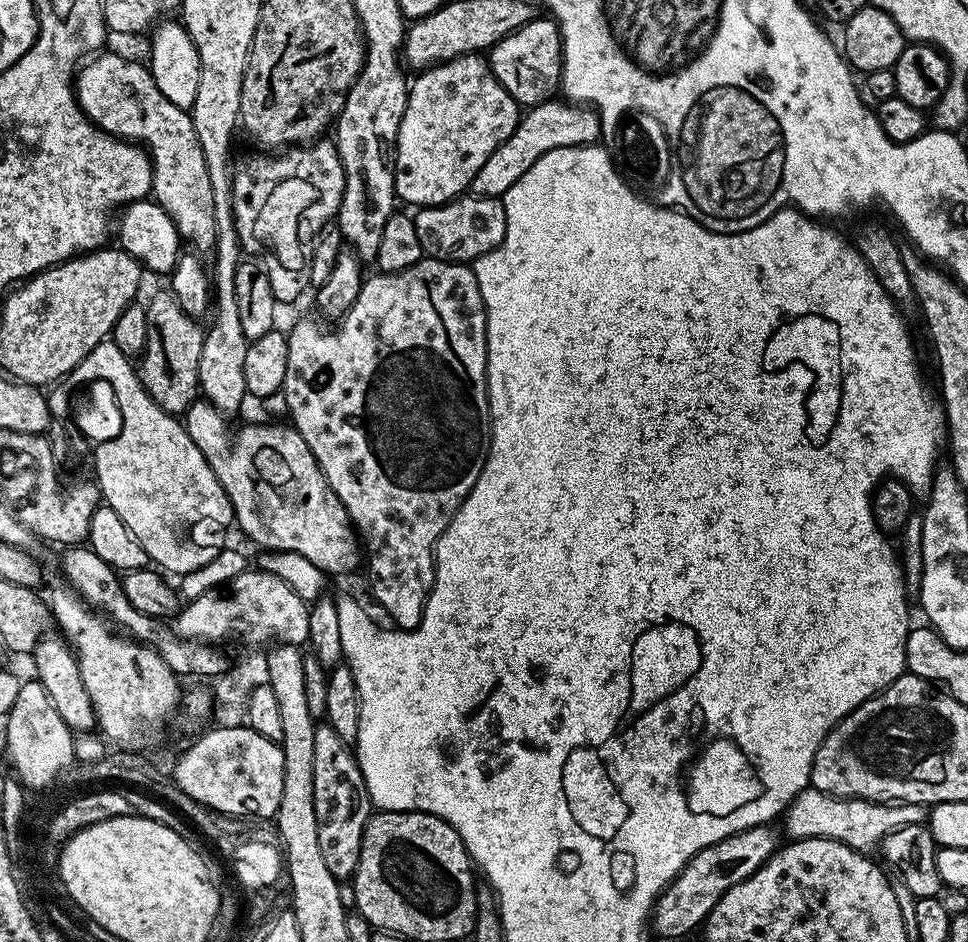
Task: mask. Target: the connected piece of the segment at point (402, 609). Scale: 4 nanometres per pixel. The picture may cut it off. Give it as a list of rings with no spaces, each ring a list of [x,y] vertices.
[[[425,258],[419,260],[414,266],[403,268],[401,272],[385,272],[383,274],[369,275],[364,281],[362,290],[358,294],[358,298],[354,302],[352,309],[345,316],[339,317],[337,328],[332,328],[327,332],[321,321],[316,320],[300,320],[293,326],[292,332],[287,333],[288,353],[286,354],[286,378],[284,379],[283,391],[286,394],[286,402],[288,403],[287,415],[292,416],[291,423],[296,431],[302,434],[302,438],[306,438],[306,446],[310,446],[310,450],[314,454],[314,458],[319,462],[321,470],[324,471],[326,482],[334,490],[334,494],[338,494],[338,498],[342,502],[342,506],[346,510],[349,521],[353,528],[356,529],[356,535],[362,545],[363,555],[366,557],[366,568],[368,564],[368,580],[372,583],[372,596],[380,603],[380,608],[393,620],[395,627],[400,630],[411,630],[420,625],[420,620],[424,617],[424,607],[428,601],[429,594],[432,593],[432,583],[436,577],[436,543],[440,535],[446,530],[446,526],[450,526],[450,522],[454,518],[454,514],[462,506],[462,502],[470,494],[470,490],[474,486],[474,482],[478,482],[478,474],[482,474],[482,466],[488,457],[488,447],[492,441],[492,415],[488,409],[488,315],[484,309],[482,302],[482,290],[478,290],[478,278],[472,273],[471,267],[467,263],[457,262],[454,260],[437,260],[435,258]]]

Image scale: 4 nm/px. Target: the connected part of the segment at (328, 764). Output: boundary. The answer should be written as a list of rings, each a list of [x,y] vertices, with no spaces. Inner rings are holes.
[[[327,722],[317,723],[314,730],[314,818],[318,818],[318,847],[322,849],[322,858],[326,867],[334,878],[341,882],[351,881],[356,874],[358,858],[360,857],[360,839],[364,833],[364,827],[368,817],[373,815],[374,805],[368,797],[366,782],[362,778],[360,761],[353,749]]]

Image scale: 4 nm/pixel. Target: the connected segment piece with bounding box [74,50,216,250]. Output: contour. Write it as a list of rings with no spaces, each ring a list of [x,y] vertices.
[[[108,51],[93,55],[74,77],[80,108],[100,131],[131,140],[146,149],[152,159],[151,195],[170,214],[181,241],[188,243],[189,240],[197,244],[192,245],[197,249],[215,249],[214,186],[210,186],[210,173],[206,170],[206,158],[202,158],[191,111],[174,106],[158,90],[151,67],[144,65],[143,68],[136,60]]]

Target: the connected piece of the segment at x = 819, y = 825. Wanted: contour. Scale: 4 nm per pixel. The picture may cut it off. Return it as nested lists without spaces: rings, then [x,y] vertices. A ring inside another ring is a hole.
[[[806,787],[792,799],[783,813],[784,832],[789,841],[826,838],[837,840],[858,852],[875,849],[889,832],[903,824],[922,824],[929,819],[929,809],[922,804],[877,802],[874,800],[845,800],[826,794],[814,787]]]

